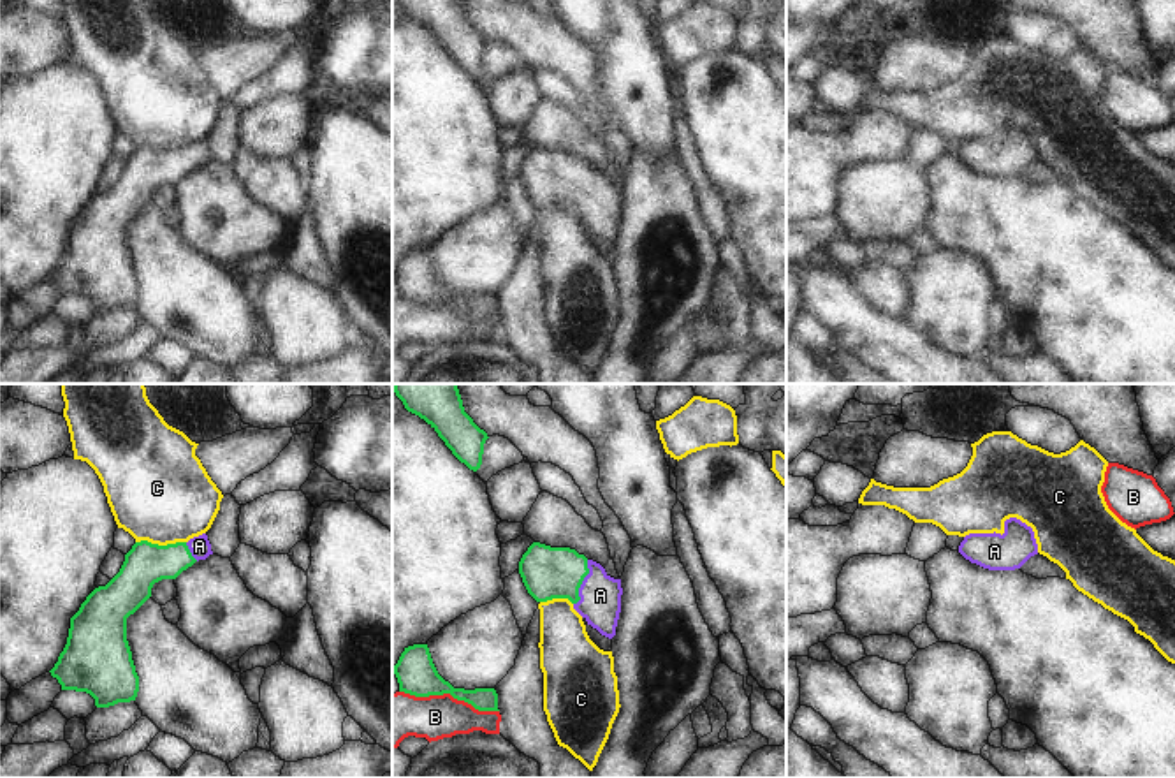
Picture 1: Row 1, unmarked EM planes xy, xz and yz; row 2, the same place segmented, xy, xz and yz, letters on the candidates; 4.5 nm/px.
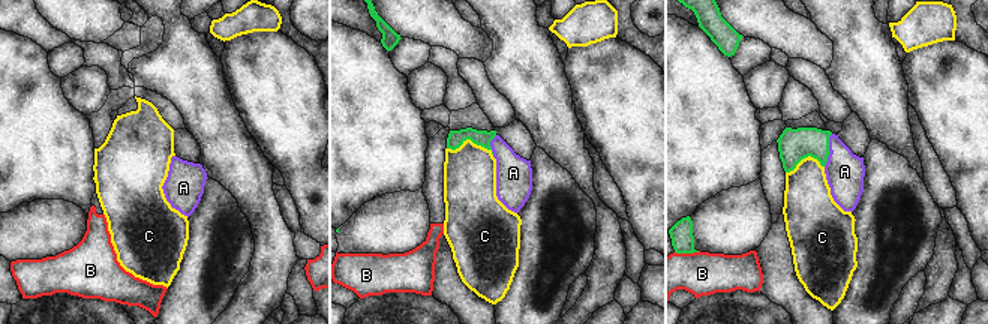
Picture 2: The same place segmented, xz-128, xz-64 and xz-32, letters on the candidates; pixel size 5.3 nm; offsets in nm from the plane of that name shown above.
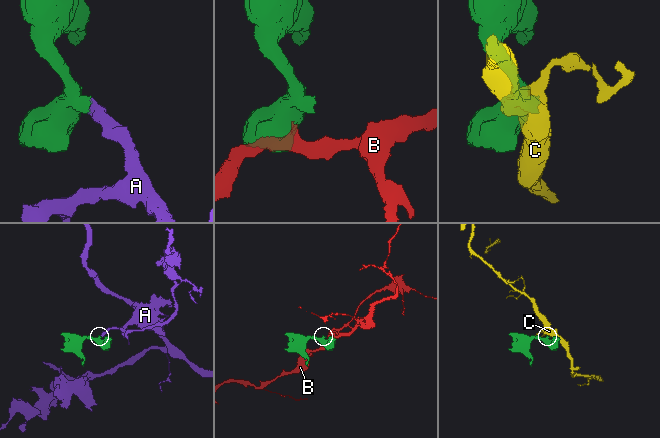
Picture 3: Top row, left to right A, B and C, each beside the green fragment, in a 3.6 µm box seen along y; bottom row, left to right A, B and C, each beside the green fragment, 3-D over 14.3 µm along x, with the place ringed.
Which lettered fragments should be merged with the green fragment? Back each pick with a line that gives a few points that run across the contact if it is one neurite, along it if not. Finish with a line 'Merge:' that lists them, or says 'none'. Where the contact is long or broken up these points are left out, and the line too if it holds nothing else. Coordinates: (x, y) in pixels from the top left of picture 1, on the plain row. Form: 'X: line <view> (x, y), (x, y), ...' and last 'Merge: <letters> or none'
A: line xz (547, 178), (563, 178), (581, 189), (595, 201), (600, 201)
Merge: A

